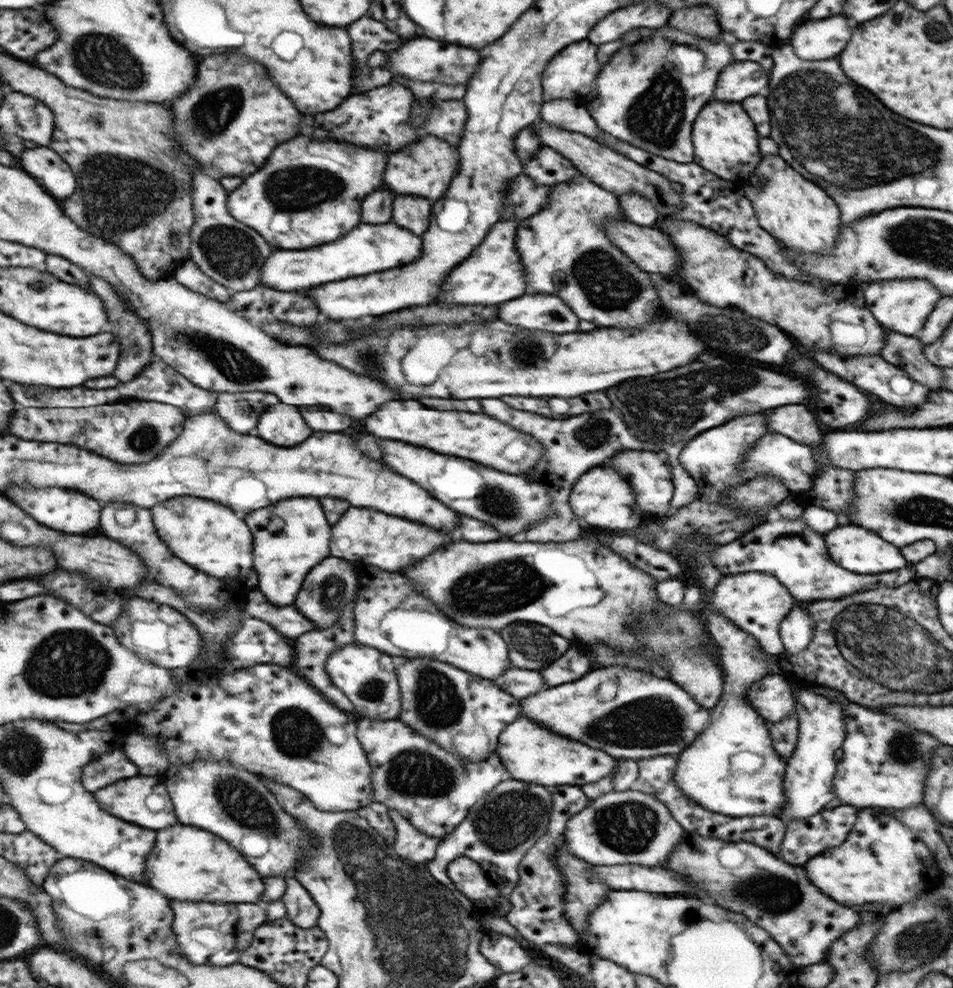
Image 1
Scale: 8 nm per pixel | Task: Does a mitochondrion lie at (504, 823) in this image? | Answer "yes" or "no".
yes

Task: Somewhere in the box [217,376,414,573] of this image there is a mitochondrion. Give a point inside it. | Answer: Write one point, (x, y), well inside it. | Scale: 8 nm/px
(229, 449)

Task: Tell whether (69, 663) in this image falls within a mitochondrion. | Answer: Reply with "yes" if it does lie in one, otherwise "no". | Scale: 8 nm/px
yes

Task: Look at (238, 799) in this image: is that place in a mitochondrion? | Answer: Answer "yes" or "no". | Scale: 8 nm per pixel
yes

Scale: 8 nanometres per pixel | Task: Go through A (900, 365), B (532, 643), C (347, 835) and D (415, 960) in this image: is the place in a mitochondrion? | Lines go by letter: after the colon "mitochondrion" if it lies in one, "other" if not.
A: other
B: mitochondrion
C: mitochondrion
D: mitochondrion

